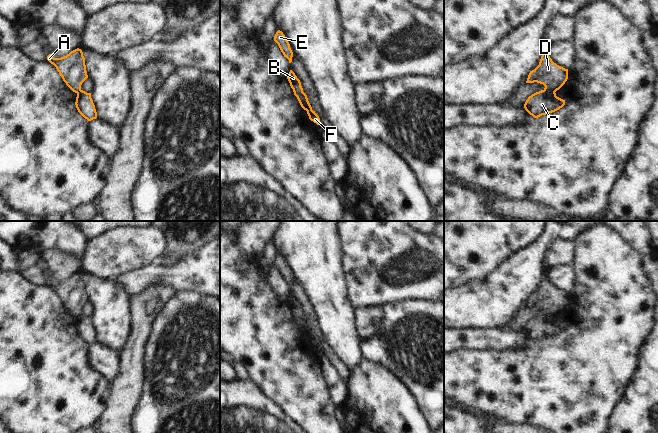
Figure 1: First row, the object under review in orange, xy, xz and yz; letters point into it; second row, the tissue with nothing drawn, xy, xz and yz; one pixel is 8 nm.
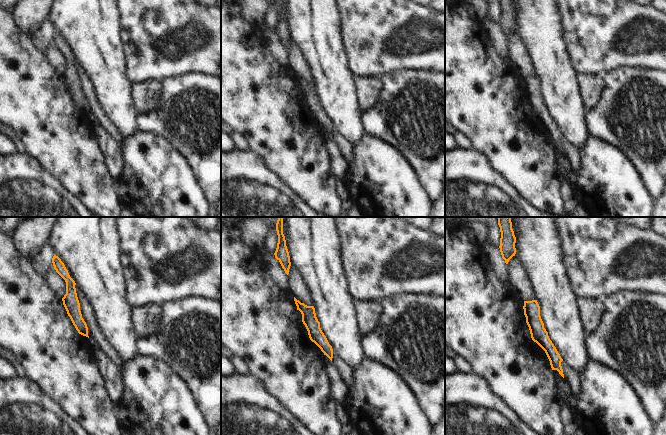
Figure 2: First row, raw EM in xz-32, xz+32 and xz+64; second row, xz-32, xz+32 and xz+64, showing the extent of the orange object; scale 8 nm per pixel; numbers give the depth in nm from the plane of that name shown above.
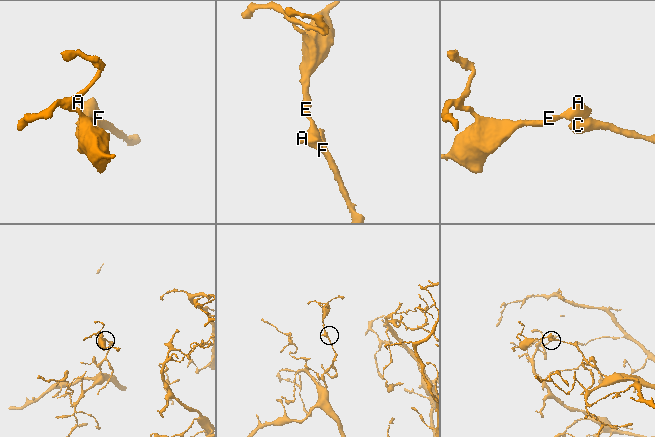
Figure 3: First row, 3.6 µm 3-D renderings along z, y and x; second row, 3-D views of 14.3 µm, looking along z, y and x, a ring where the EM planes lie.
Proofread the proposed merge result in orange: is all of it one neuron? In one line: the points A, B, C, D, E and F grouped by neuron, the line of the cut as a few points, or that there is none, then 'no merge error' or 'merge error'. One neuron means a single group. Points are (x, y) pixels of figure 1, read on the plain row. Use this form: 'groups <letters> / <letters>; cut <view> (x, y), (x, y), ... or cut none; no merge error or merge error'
groups A B D E / C F; cut xz (303, 317), (306, 323), (307, 334); merge error

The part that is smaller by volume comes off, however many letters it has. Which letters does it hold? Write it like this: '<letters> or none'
A, B, D, E

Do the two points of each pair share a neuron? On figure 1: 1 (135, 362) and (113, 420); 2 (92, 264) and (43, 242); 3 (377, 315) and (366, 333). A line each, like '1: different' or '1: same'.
1: same
2: different
3: same

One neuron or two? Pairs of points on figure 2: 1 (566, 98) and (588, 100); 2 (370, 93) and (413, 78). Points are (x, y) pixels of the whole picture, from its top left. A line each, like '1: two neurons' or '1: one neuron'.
1: two neurons
2: two neurons

